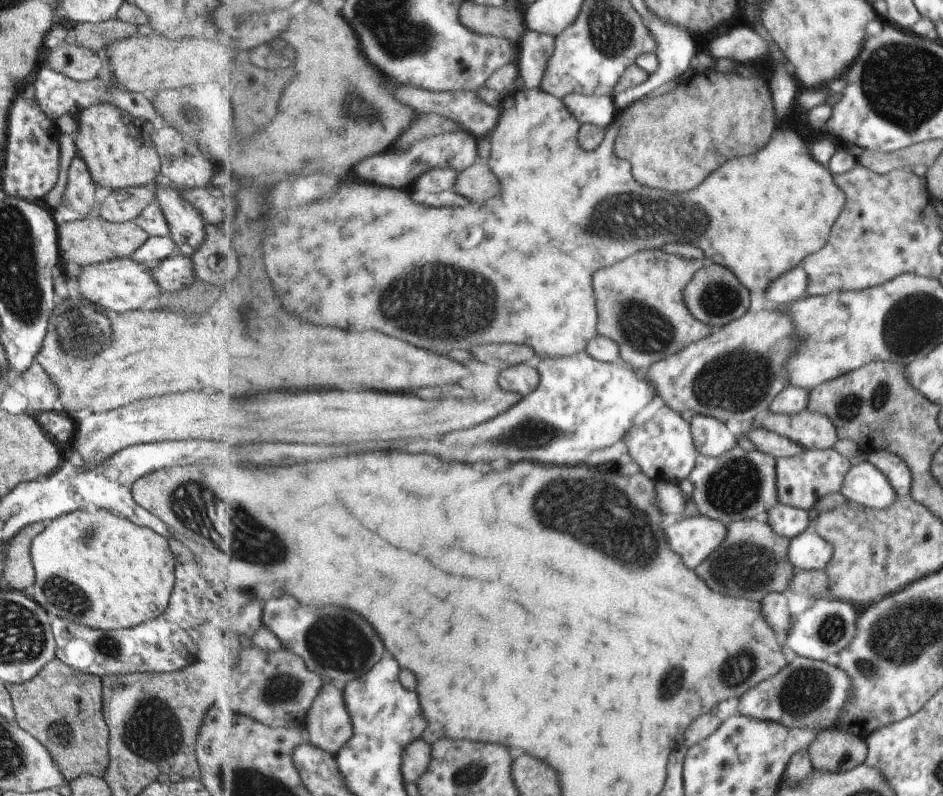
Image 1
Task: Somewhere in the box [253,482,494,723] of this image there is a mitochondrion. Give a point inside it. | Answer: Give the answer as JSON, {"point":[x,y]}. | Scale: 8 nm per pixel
{"point":[340,642]}

